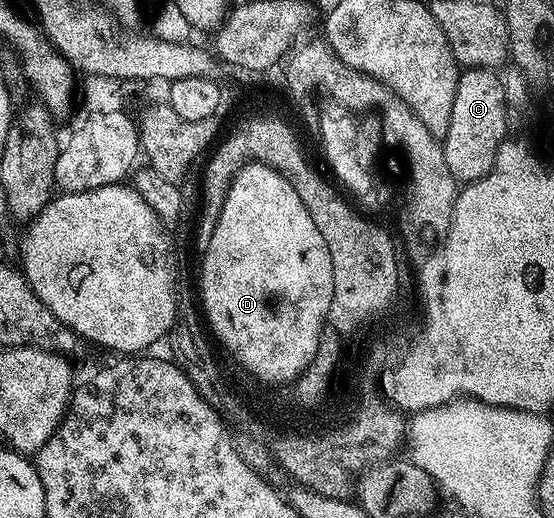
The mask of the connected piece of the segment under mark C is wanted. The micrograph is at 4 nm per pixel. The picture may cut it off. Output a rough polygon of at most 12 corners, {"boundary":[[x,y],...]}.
{"boundary":[[501,75],[458,77],[441,141],[463,185],[484,178],[508,135]]}

